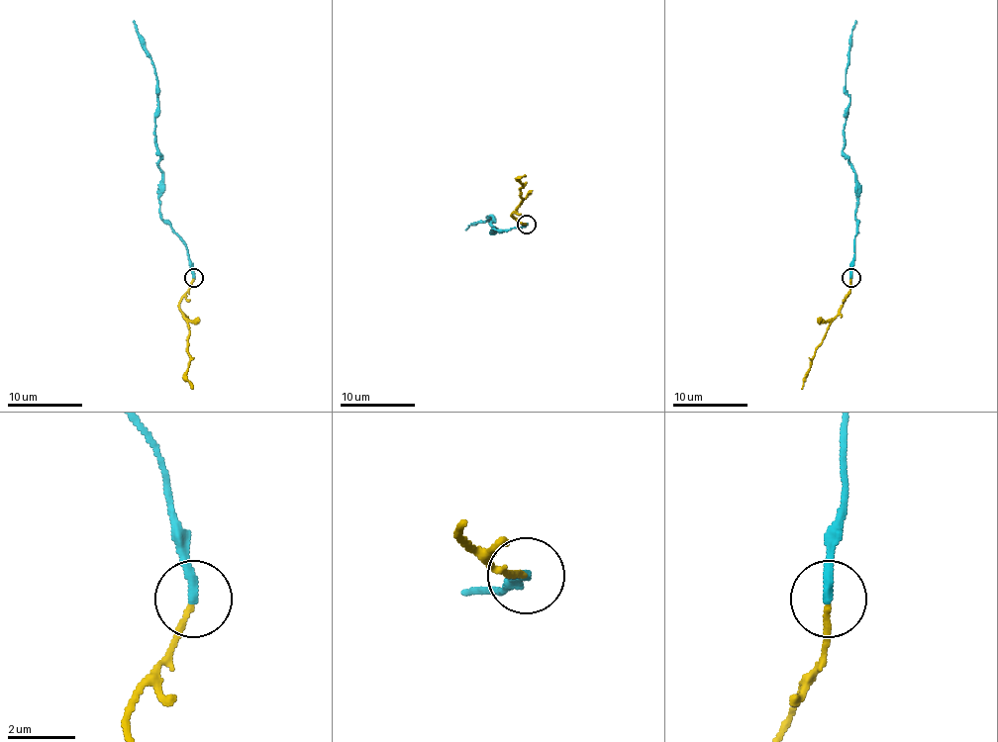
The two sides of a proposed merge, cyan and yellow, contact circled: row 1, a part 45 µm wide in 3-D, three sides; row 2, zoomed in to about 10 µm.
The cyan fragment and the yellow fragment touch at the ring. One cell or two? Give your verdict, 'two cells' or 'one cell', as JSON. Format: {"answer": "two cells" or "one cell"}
{"answer": "two cells"}

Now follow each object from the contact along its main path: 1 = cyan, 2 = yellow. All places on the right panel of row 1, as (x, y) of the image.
1: (850, 278), (856, 192), (843, 141), (850, 100), (845, 72), (856, 20)
2: (850, 278), (850, 292), (828, 327), (802, 389)

